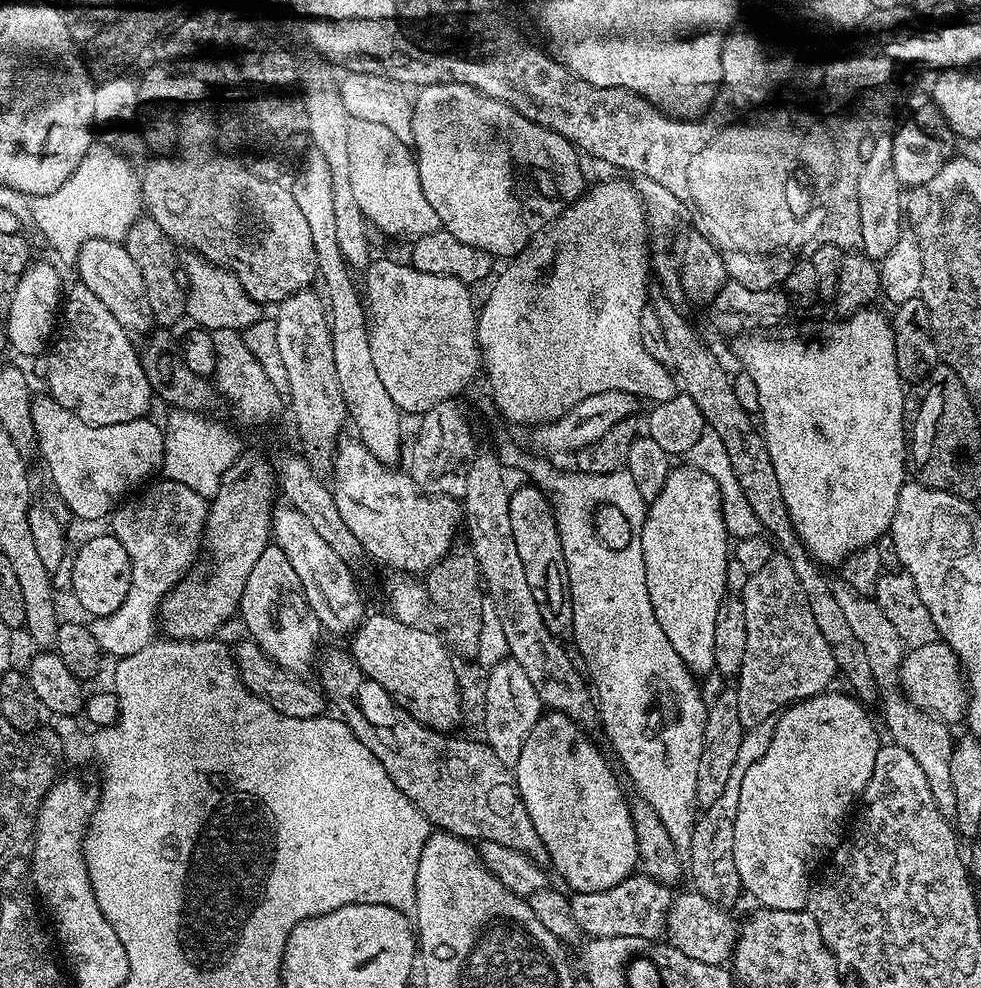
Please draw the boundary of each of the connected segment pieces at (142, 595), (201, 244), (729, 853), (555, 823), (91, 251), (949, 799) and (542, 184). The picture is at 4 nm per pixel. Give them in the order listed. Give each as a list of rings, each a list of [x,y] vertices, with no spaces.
[[[160,478],[125,499],[112,513],[110,532],[130,554],[132,573],[126,602],[114,614],[95,617],[90,624],[94,642],[98,642],[101,650],[106,649],[107,655],[109,652],[112,658],[119,658],[138,654],[142,646],[152,643],[158,632],[160,604],[168,591],[189,575],[196,555],[199,552],[201,555],[208,505],[209,501],[190,490],[190,486]]]
[[[200,106],[185,107],[188,109],[178,119],[178,151],[172,155],[157,155],[152,158],[156,160],[145,166],[144,173],[143,170],[139,173],[143,211],[162,226],[173,244],[228,269],[242,290],[261,306],[275,306],[290,294],[307,289],[311,285],[308,283],[317,279],[316,251],[314,238],[310,238],[310,225],[302,210],[298,210],[291,187],[284,185],[283,188],[280,180],[267,180],[254,174],[227,151],[216,152],[212,139],[218,136],[217,121],[212,121],[206,109],[196,107]]]
[[[776,720],[758,722],[758,726],[747,729],[742,738],[742,747],[738,749],[738,758],[734,758],[734,766],[730,766],[730,779],[722,790],[721,796],[714,798],[709,808],[699,813],[690,846],[686,850],[686,864],[692,867],[692,880],[695,891],[702,893],[710,902],[721,906],[732,906],[742,896],[738,866],[734,866],[734,818],[738,814],[738,794],[742,790],[742,778],[762,754],[770,746],[774,738]]]
[[[551,710],[545,711],[538,718],[534,730],[530,730],[530,738],[526,738],[526,746],[522,746],[522,754],[518,754],[518,762],[514,766],[516,785],[520,791],[522,802],[526,806],[526,814],[530,814],[530,822],[534,822],[534,830],[538,830],[538,838],[542,838],[542,842],[546,846],[551,867],[556,867],[557,874],[569,884],[572,892],[610,890],[610,886],[618,886],[618,882],[622,882],[627,876],[633,875],[637,871],[640,859],[629,797],[624,797],[624,792],[620,789],[620,784],[616,781],[616,776],[612,773],[607,758],[600,753],[599,746],[584,732],[587,731],[581,725],[573,722],[566,714]]]
[[[94,238],[80,247],[74,267],[80,275],[77,276],[79,283],[87,286],[103,302],[106,310],[118,318],[118,322],[126,326],[153,323],[150,298],[146,298],[146,282],[142,282],[142,274],[138,271],[138,266],[134,266],[134,258],[126,254],[123,243]]]
[[[836,582],[832,584],[834,590],[834,598],[838,598],[838,606],[842,606],[842,615],[847,619],[848,625],[853,628],[854,635],[862,642],[862,647],[866,650],[867,658],[870,662],[870,670],[874,670],[874,678],[876,679],[877,689],[884,688],[888,693],[883,693],[882,704],[884,700],[884,724],[888,727],[891,739],[898,746],[902,746],[902,750],[907,750],[914,758],[914,762],[918,762],[918,766],[922,766],[922,774],[926,774],[926,783],[930,786],[930,794],[934,794],[934,802],[938,806],[938,810],[942,810],[942,814],[949,818],[956,815],[956,799],[954,798],[954,782],[950,782],[950,754],[952,753],[952,745],[954,743],[954,735],[947,723],[938,716],[933,716],[930,712],[923,712],[917,704],[912,703],[903,691],[897,690],[898,677],[900,674],[900,662],[904,658],[905,647],[902,638],[898,638],[898,630],[894,630],[894,626],[890,623],[890,618],[886,618],[886,614],[882,614],[882,610],[876,605],[872,596],[862,596],[855,592],[846,583]]]
[[[425,84],[417,92],[420,93],[412,100],[410,147],[416,158],[422,194],[426,194],[429,213],[440,219],[439,227],[454,234],[458,242],[488,252],[493,258],[517,256],[533,234],[584,195],[581,153],[562,134],[522,118],[506,102],[498,102],[465,84]]]

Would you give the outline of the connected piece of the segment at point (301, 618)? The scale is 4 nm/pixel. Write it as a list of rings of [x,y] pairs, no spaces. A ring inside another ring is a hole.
[[[268,543],[258,562],[254,562],[254,570],[250,570],[250,578],[246,578],[246,590],[242,590],[238,616],[248,627],[247,635],[278,667],[297,674],[304,674],[311,664],[313,667],[318,656],[316,639],[322,635],[322,629],[306,602],[294,566],[290,566],[286,554],[276,543]]]

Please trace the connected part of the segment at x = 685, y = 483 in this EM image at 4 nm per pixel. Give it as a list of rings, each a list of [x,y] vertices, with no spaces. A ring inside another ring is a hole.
[[[687,462],[681,464],[681,468],[673,467],[669,471],[666,482],[663,483],[662,490],[658,494],[658,498],[654,498],[647,505],[644,513],[644,525],[641,526],[638,535],[642,538],[642,562],[646,566],[646,590],[650,594],[650,606],[654,606],[654,618],[658,618],[658,626],[662,626],[662,634],[666,634],[666,638],[670,642],[670,646],[678,654],[678,658],[682,658],[682,662],[693,674],[701,674],[700,672],[708,671],[711,673],[716,666],[714,662],[714,622],[718,619],[718,606],[723,602],[726,593],[729,591],[728,562],[730,559],[730,537],[726,530],[726,522],[724,521],[722,498],[714,478],[710,478],[710,474],[692,467]]]

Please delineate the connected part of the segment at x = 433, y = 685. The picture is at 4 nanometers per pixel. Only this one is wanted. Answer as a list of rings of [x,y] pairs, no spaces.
[[[391,614],[383,615],[365,615],[357,624],[355,632],[351,633],[350,651],[354,662],[358,662],[367,679],[382,686],[382,690],[390,694],[393,702],[406,709],[418,722],[422,722],[427,728],[433,728],[435,732],[451,733],[455,729],[452,727],[460,720],[460,684],[456,681],[456,668],[452,665],[453,657],[449,649],[435,631],[427,632],[424,626],[407,624]]]

